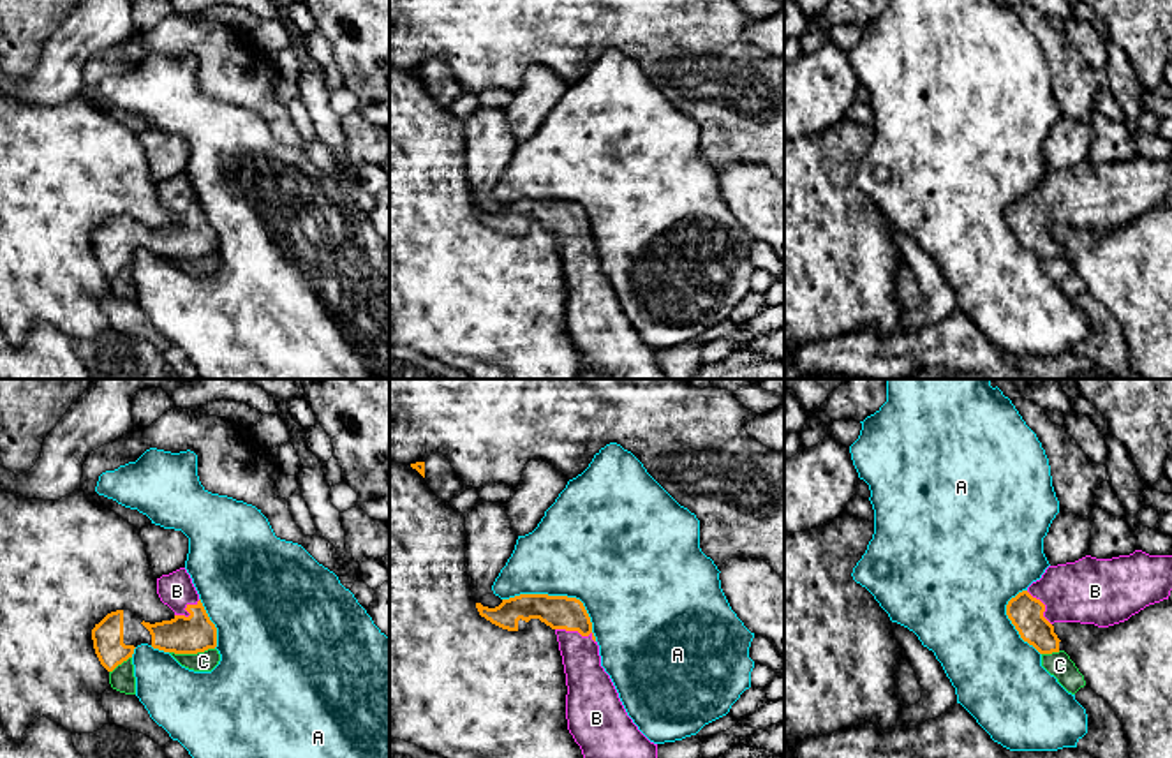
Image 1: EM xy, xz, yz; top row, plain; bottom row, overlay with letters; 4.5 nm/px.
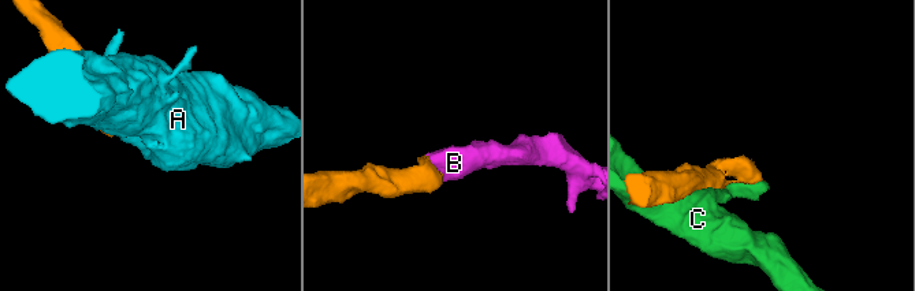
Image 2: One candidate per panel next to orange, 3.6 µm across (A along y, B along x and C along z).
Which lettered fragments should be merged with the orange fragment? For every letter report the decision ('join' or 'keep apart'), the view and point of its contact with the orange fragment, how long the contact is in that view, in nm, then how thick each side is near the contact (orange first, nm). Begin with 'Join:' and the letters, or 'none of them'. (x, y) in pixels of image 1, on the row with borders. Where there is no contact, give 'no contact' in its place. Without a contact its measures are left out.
Join: B
A: keep apart | xz (561, 596) | 480 nm | 160/460 nm
B: join | xz (577, 630) | 200 nm | 160/190 nm
C: keep apart | xy (191, 653) | 200 nm | 180/100 nm

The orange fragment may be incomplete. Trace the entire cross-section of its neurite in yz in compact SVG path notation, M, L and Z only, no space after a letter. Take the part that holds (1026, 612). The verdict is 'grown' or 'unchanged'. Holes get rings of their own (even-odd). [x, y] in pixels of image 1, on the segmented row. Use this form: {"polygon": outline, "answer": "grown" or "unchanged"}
{"polygon": "M1130 555L1049 566L1040 580L1006 605L1020 638L1040 654L1059 652L1054 622L1109 628L1128 621L1149 605L1168 599L1172 555Z", "answer": "grown"}

